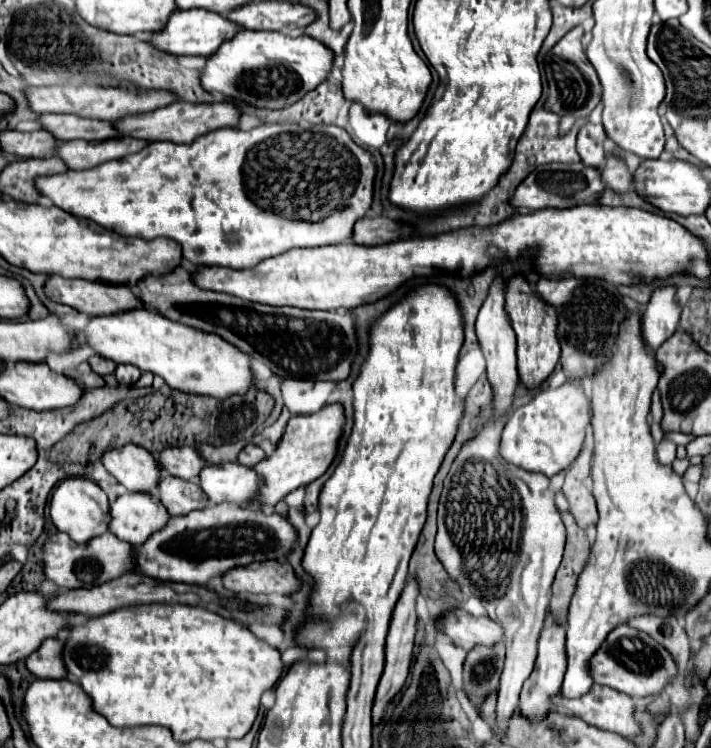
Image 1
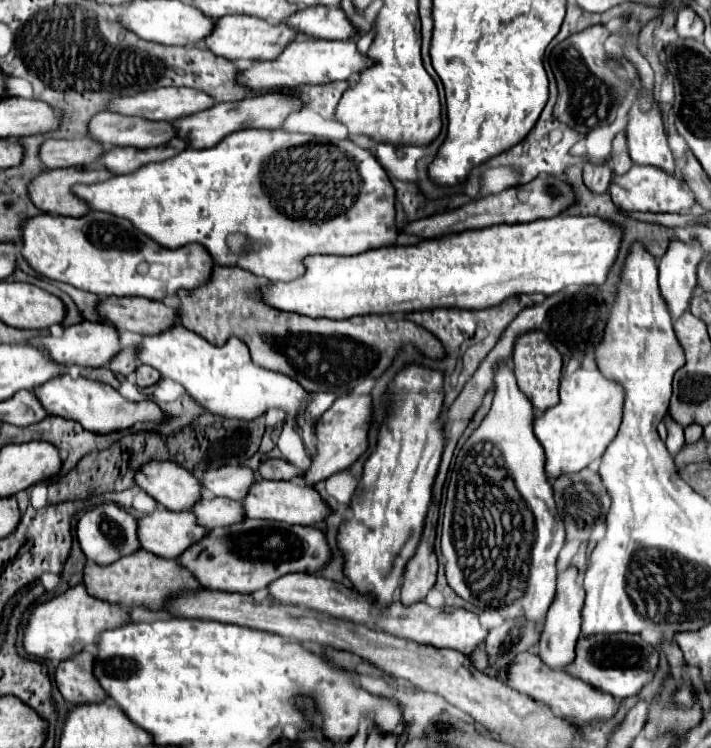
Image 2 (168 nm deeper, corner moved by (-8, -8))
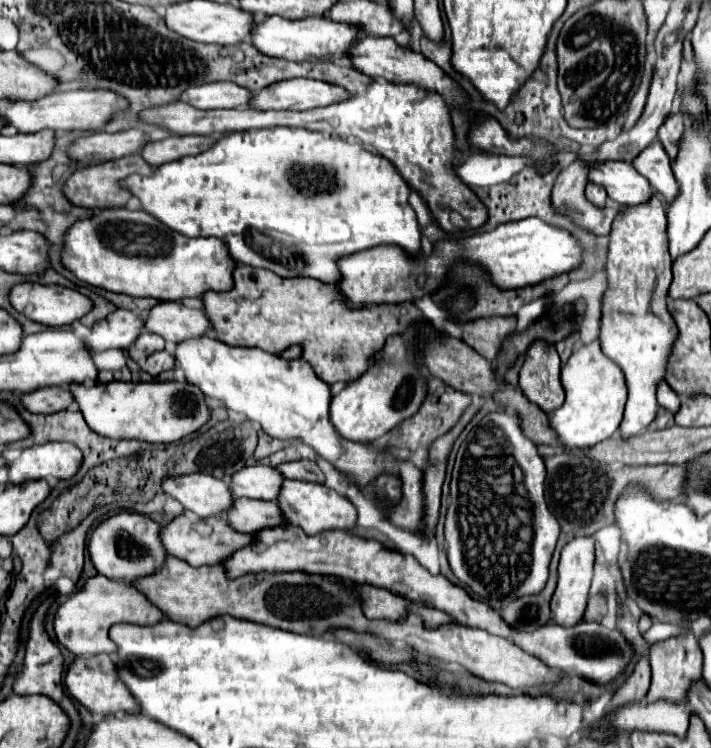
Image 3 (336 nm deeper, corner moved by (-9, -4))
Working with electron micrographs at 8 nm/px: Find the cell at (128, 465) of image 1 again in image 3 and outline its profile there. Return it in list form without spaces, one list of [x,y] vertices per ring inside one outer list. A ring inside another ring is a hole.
[[[204,473],[164,479],[162,489],[200,519],[228,515],[234,501],[230,487],[222,479]]]

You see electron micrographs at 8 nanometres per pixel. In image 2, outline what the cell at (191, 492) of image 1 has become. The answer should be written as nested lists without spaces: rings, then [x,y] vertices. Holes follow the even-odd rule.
[[[203,495],[193,507],[191,511],[195,513],[195,519],[199,521],[201,527],[205,529],[213,529],[213,527],[221,527],[221,525],[231,525],[243,519],[243,509],[237,501],[233,499],[225,499],[225,497],[211,497],[211,495]]]

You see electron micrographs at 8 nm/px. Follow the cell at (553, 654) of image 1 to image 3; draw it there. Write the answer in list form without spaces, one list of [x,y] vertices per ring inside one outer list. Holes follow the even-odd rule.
[[[580,537],[572,539],[564,549],[558,565],[558,587],[552,595],[552,613],[554,621],[562,627],[572,627],[576,625],[586,609],[586,599],[592,583],[592,567],[594,567],[594,537]]]

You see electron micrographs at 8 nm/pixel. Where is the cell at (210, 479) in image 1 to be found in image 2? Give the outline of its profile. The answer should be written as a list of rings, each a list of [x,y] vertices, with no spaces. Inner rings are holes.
[[[261,479],[253,483],[253,487],[247,491],[247,495],[239,501],[247,517],[255,519],[271,519],[271,521],[283,521],[289,525],[313,525],[315,521],[323,521],[329,513],[327,505],[321,501],[319,493],[313,487],[301,485],[299,481],[267,481]]]

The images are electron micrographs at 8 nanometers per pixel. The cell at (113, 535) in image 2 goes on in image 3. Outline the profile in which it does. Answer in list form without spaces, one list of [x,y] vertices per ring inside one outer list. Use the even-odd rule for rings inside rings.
[[[118,513],[106,521],[102,521],[90,533],[88,545],[90,557],[98,573],[106,575],[108,579],[118,579],[132,583],[132,579],[140,579],[140,575],[152,575],[160,563],[164,563],[164,545],[160,543],[160,525],[146,515],[140,513]]]

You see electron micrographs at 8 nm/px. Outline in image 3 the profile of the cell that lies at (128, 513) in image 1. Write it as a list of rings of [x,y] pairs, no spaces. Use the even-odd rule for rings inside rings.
[[[180,515],[174,521],[170,521],[168,527],[162,527],[160,537],[166,551],[172,557],[178,557],[190,565],[218,565],[218,563],[224,563],[224,559],[228,559],[228,555],[232,555],[238,547],[248,547],[248,543],[252,543],[256,535],[236,533],[236,529],[228,525],[228,521],[224,521],[222,517],[208,517],[196,523],[190,517]]]

